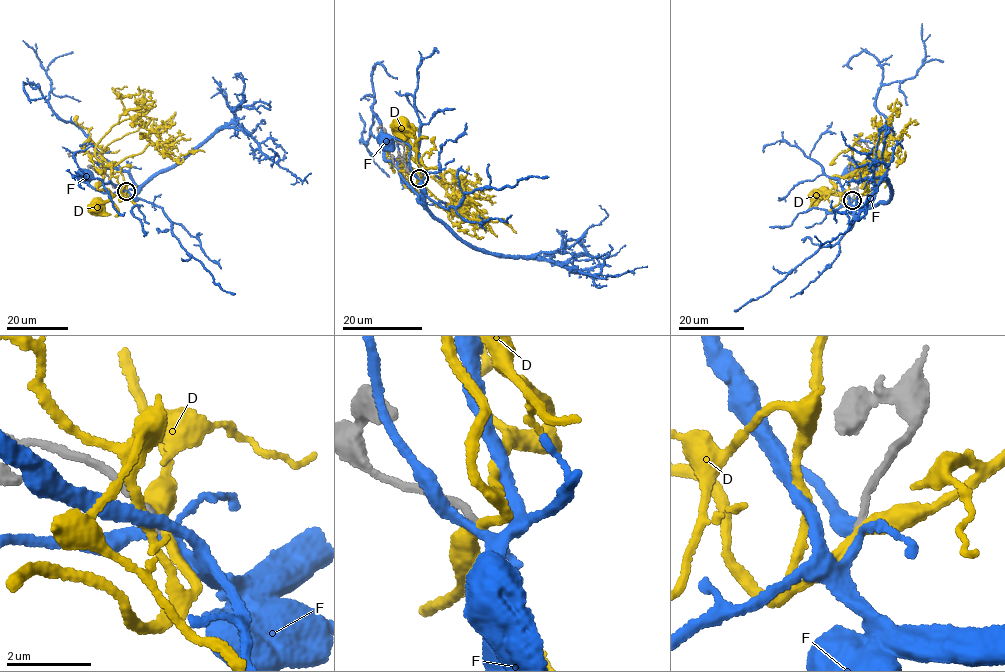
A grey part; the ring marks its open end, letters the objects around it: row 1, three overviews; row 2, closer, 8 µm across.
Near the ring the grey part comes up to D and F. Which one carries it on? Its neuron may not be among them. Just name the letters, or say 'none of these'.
none of these

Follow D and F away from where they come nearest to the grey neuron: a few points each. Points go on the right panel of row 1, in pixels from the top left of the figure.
D: (852, 199), (844, 205), (840, 195), (818, 191), (815, 194)
F: (852, 200), (834, 187), (841, 177), (853, 169)

